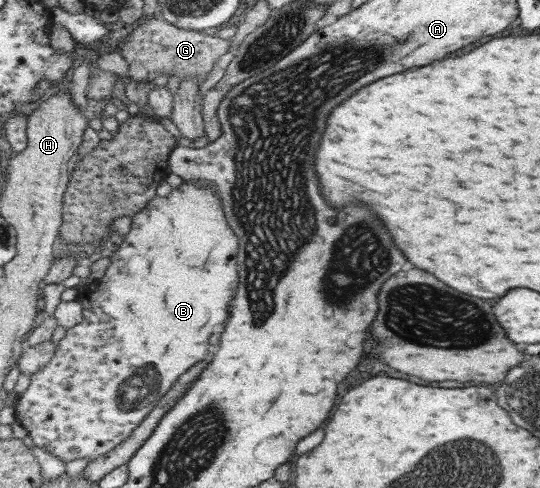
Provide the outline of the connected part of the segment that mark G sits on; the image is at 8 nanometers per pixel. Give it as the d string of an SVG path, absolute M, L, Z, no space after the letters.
M153 18L128 34L127 42L121 46L121 55L129 63L130 80L135 82L151 81L160 73L165 73L175 74L181 81L183 78L195 78L201 83L229 47L231 40L215 37L211 32L185 30L165 19Z

